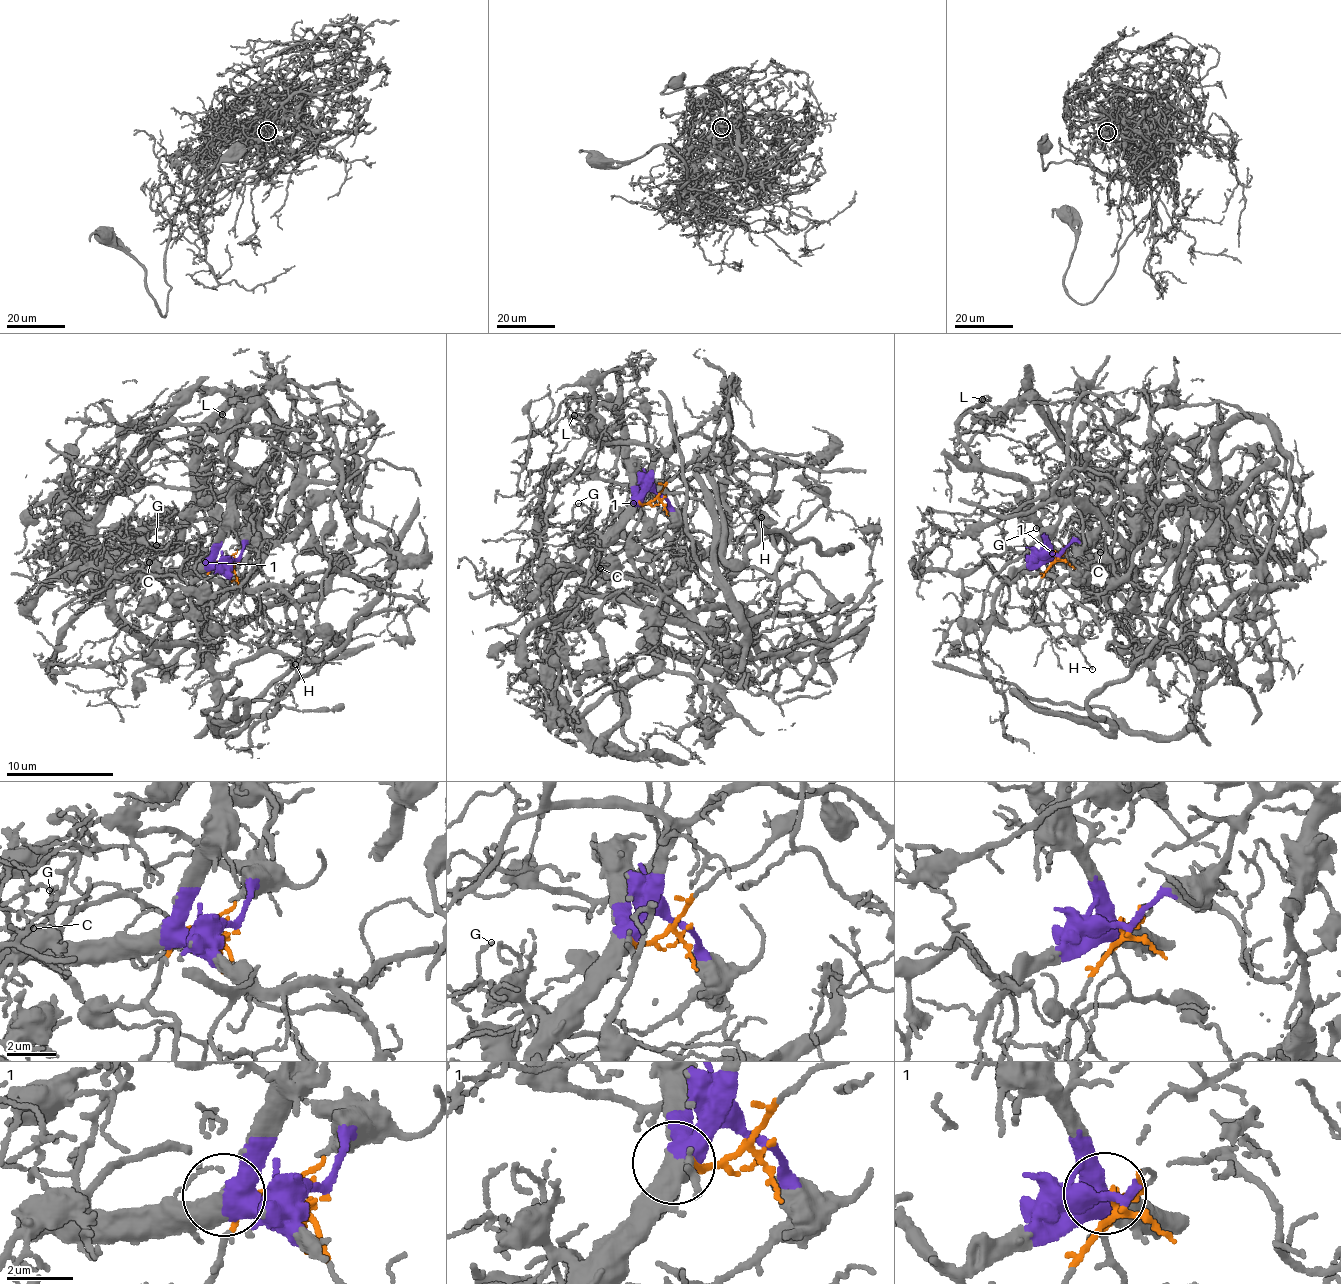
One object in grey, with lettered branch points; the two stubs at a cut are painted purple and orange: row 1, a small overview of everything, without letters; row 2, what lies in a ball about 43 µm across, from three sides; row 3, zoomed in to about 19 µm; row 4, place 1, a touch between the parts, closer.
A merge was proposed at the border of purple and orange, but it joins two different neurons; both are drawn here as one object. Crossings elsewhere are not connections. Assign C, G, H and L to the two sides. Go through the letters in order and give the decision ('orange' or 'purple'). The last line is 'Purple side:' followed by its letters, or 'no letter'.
C: purple
G: purple
H: purple
L: purple
Purple side: C, G, H, L

